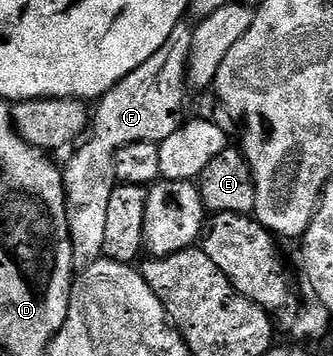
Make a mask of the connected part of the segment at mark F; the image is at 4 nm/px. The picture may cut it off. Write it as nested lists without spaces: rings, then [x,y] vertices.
[[[188,24],[177,26],[167,44],[163,44],[163,48],[159,48],[151,60],[139,64],[135,72],[131,72],[99,99],[97,110],[95,106],[91,118],[93,139],[90,142],[82,141],[76,147],[77,155],[70,160],[69,167],[64,167],[69,239],[73,245],[73,261],[78,267],[84,268],[98,261],[105,249],[103,235],[107,233],[107,208],[111,192],[119,184],[115,170],[119,151],[127,144],[136,142],[160,144],[186,121],[185,90],[193,29]]]

